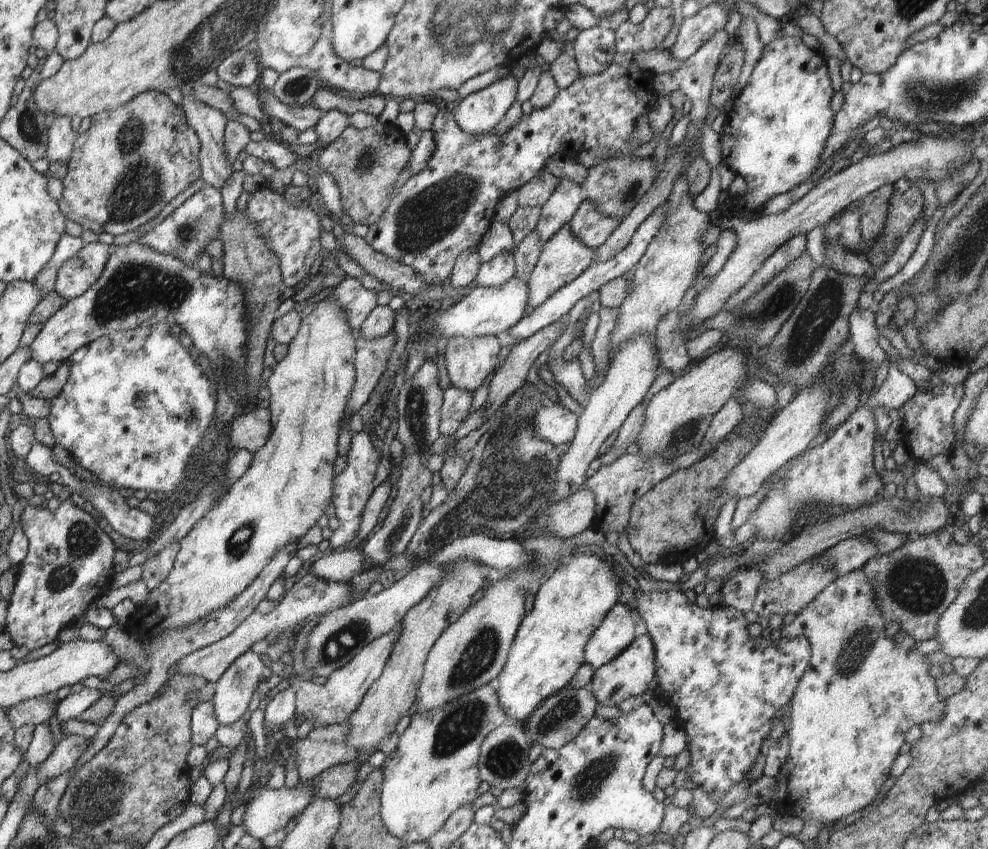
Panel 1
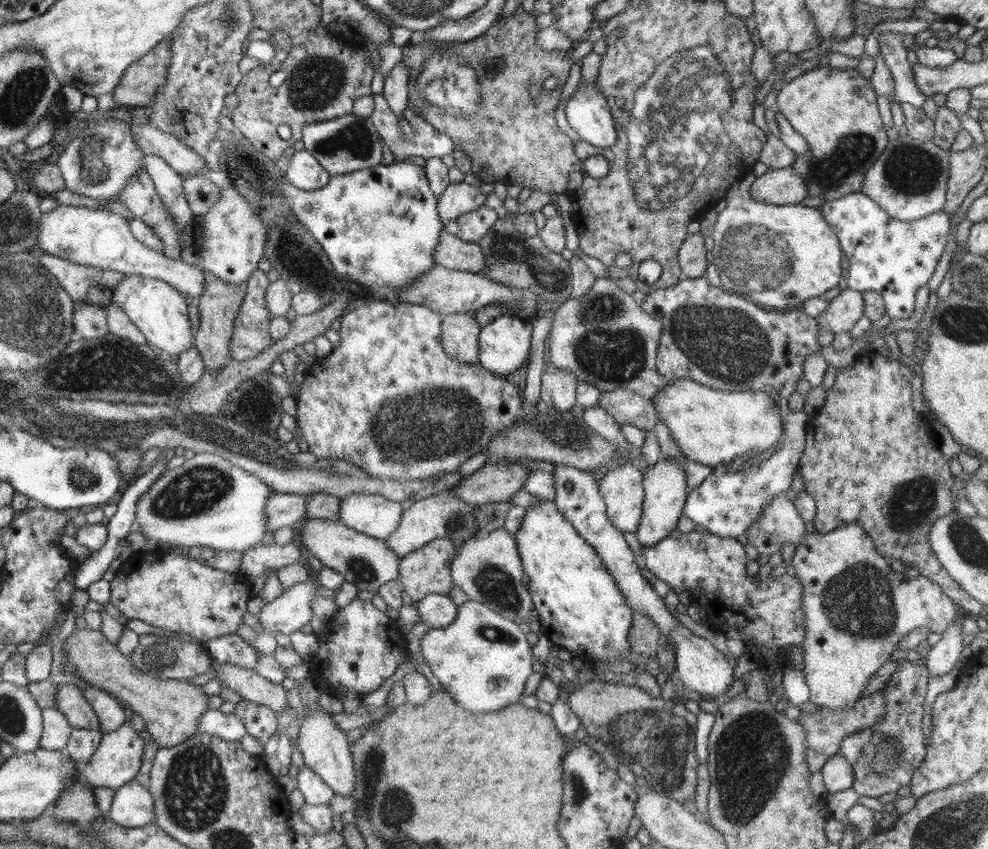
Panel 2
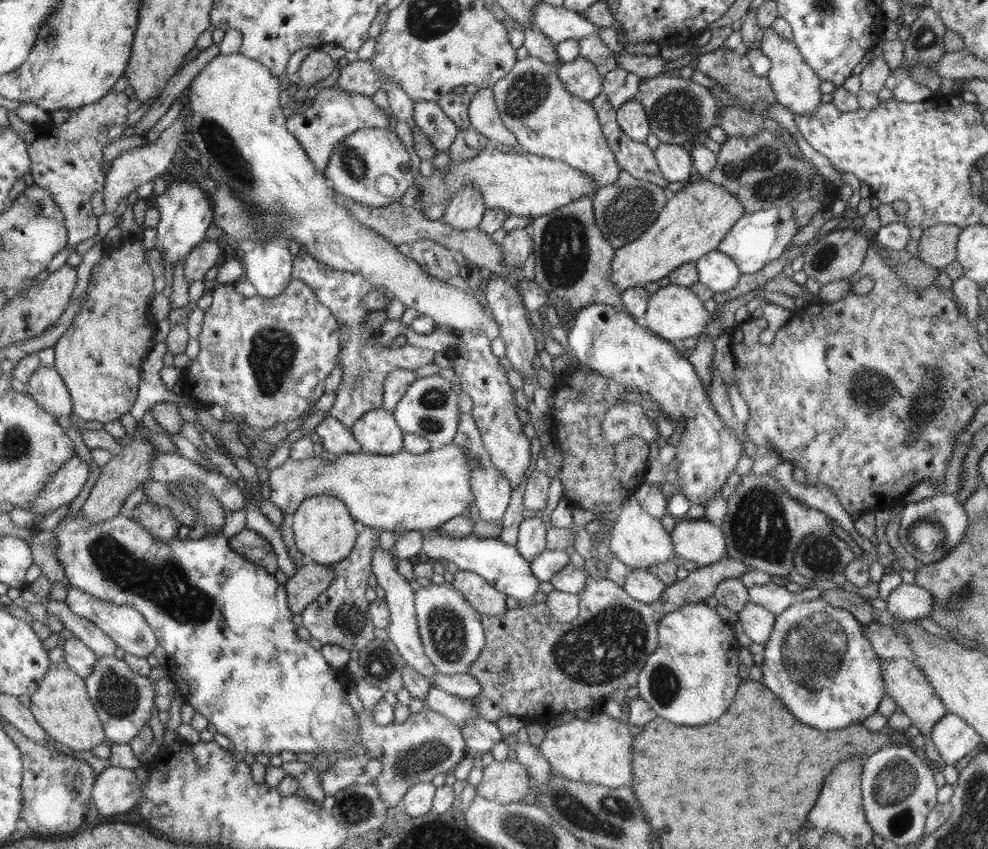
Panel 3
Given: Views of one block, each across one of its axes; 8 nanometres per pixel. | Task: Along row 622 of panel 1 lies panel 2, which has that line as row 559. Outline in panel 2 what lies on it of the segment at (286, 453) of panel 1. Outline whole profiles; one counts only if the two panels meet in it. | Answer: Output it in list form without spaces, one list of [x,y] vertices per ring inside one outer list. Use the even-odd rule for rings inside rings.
[[[168,550],[164,555],[150,552],[133,554],[121,567],[111,580],[111,602],[124,614],[126,619],[141,620],[152,626],[159,626],[173,632],[184,632],[190,637],[200,639],[202,642],[222,638],[236,632],[238,625],[243,623],[246,614],[246,605],[253,597],[249,595],[251,588],[250,578],[241,572],[224,572],[206,566],[203,562],[194,560],[187,554]]]

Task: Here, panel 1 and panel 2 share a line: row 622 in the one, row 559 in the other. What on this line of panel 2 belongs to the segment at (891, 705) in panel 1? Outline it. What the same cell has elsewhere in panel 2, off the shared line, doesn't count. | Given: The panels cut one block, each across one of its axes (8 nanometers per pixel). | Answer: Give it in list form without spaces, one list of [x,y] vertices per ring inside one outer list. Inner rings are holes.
[[[847,524],[839,526],[834,530],[822,533],[806,533],[804,540],[796,547],[791,564],[793,565],[793,573],[798,576],[803,584],[802,604],[805,616],[806,635],[804,635],[804,643],[802,648],[804,651],[805,667],[801,673],[806,679],[806,684],[810,689],[810,702],[813,702],[820,707],[826,707],[832,710],[849,709],[855,705],[863,696],[864,687],[868,684],[868,679],[889,660],[892,651],[898,647],[904,636],[911,634],[913,630],[919,628],[928,628],[931,632],[941,634],[944,632],[957,617],[964,615],[957,604],[944,591],[925,576],[919,575],[916,577],[908,577],[906,573],[894,571],[886,558],[880,556],[875,549],[873,540],[861,529],[857,524]]]

